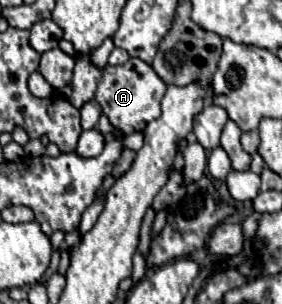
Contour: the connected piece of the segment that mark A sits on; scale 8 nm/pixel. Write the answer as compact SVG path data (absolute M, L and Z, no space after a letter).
M129 58L127 64L121 66L105 66L103 68L103 80L97 86L95 100L101 104L103 114L109 118L109 122L121 130L123 134L137 132L137 128L145 128L147 120L155 120L161 114L161 98L165 94L167 86L161 82L161 78L153 72L153 68L143 62Z

